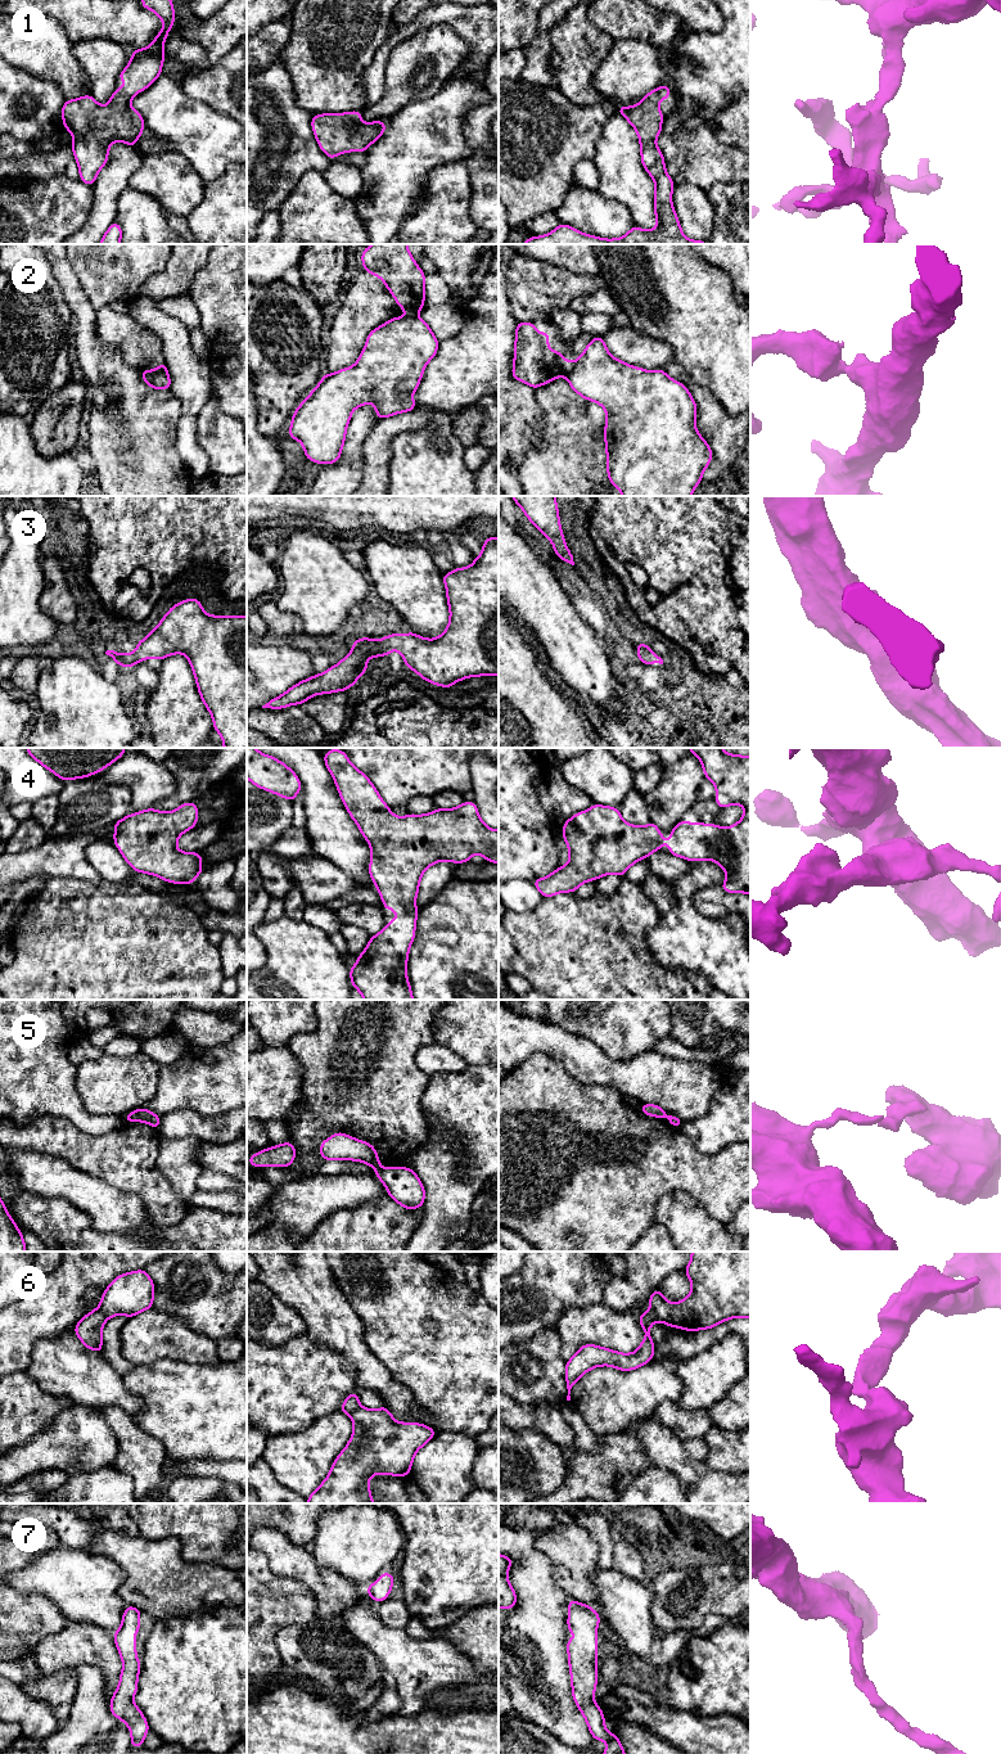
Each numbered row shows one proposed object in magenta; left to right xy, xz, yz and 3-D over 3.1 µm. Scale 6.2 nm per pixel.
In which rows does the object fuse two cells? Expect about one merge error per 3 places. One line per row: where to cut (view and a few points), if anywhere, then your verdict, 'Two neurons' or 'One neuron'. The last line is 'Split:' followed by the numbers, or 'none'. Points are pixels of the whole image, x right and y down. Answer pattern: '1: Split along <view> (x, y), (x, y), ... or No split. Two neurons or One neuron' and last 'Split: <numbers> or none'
1: No split. One neuron
2: Split along yz (573, 364), (567, 375). Two neurons
3: No split. One neuron
4: No split. One neuron
5: Split along xz (379, 1167), (375, 1169). Two neurons
6: Split along yz (650, 1308), (659, 1320). Two neurons
7: No split. One neuron
Split: 2, 5, 6

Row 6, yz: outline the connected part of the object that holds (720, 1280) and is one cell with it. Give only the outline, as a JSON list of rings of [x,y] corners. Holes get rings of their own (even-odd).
[[[691,1252],[691,1261],[684,1272],[691,1281],[691,1293],[685,1299],[669,1303],[659,1288],[650,1295],[650,1309],[655,1312],[660,1322],[672,1327],[696,1331],[712,1329],[735,1317],[750,1318],[750,1252]]]

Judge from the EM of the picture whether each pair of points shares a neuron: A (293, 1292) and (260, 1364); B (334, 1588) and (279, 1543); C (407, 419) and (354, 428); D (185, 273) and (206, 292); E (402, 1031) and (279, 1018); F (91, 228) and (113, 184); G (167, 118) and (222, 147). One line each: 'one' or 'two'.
A: two
B: one
C: two
D: two
E: two
F: one
G: one

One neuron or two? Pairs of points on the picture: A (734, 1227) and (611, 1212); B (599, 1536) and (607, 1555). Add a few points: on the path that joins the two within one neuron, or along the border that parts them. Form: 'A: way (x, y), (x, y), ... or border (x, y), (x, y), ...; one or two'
A: border (736, 1211), (725, 1225); two
B: way (604, 1541), (605, 1550); one

